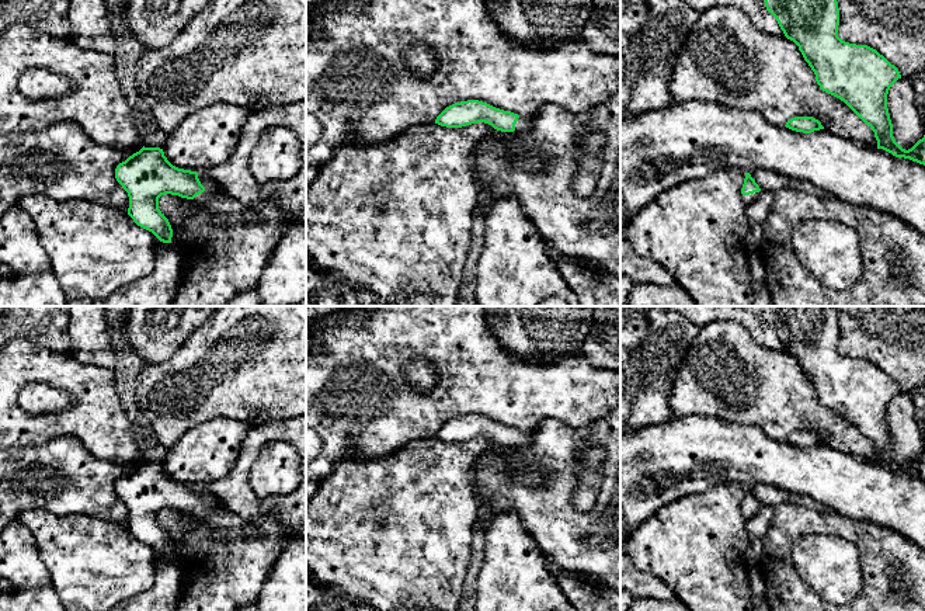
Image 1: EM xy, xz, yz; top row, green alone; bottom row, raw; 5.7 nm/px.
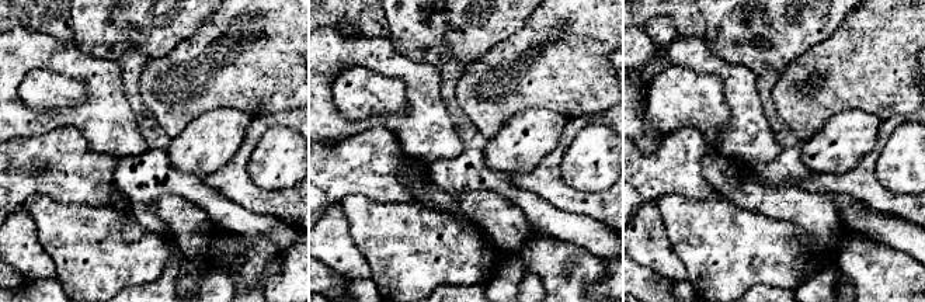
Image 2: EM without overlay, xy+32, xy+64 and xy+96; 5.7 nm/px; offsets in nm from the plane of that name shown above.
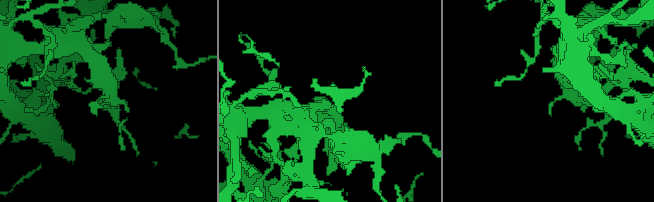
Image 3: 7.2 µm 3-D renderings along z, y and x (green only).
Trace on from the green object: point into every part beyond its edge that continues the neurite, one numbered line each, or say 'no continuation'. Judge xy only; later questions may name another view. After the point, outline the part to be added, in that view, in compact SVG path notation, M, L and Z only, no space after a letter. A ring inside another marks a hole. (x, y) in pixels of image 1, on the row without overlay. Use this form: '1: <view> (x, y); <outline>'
1: xy (219, 517); M206 504L194 513L199 518L205 518L212 523L215 527L223 527L227 534L237 535L250 535L254 534L254 528L248 527L246 521L230 513L227 508L222 506L216 508L209 508Z

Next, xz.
1: xz (522, 438); M519 431L515 438L515 447L526 447L532 442L532 434L531 433L522 433Z

